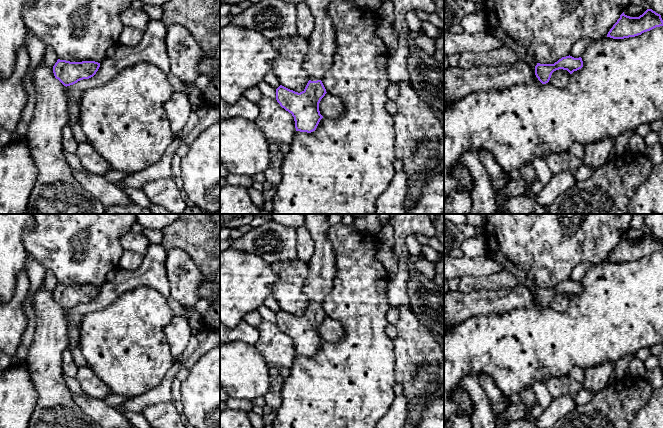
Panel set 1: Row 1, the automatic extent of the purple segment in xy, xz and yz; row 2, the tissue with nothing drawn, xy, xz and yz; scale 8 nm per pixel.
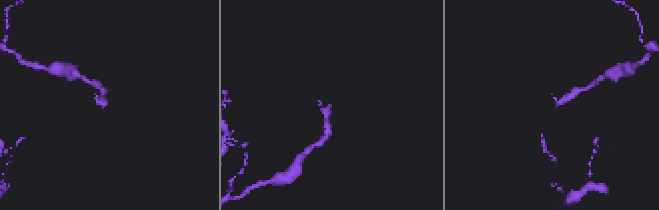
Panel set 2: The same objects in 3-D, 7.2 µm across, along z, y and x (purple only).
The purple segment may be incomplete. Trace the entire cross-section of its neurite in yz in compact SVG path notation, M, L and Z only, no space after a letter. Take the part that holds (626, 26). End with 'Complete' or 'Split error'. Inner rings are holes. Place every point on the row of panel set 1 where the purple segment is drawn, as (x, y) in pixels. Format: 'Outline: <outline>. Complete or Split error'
Outline: M647 9L639 17L630 17L623 12L608 32L607 37L613 39L635 37L660 26L663 26L661 15L652 9Z. Complete

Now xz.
Outline: M331 1L305 2L314 19L314 28L307 38L309 49L303 62L309 81L300 93L280 85L276 89L276 100L294 117L296 131L311 133L323 118L319 111L319 103L327 92L321 80L332 65L336 44L334 27L327 15Z. Split error

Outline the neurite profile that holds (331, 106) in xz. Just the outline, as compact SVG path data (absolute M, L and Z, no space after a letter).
M326 93L319 103L319 111L323 117L335 118L344 111L344 103L338 96Z

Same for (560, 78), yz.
M559 69L552 73L549 83L557 88L564 89L569 83L570 73L567 70Z

